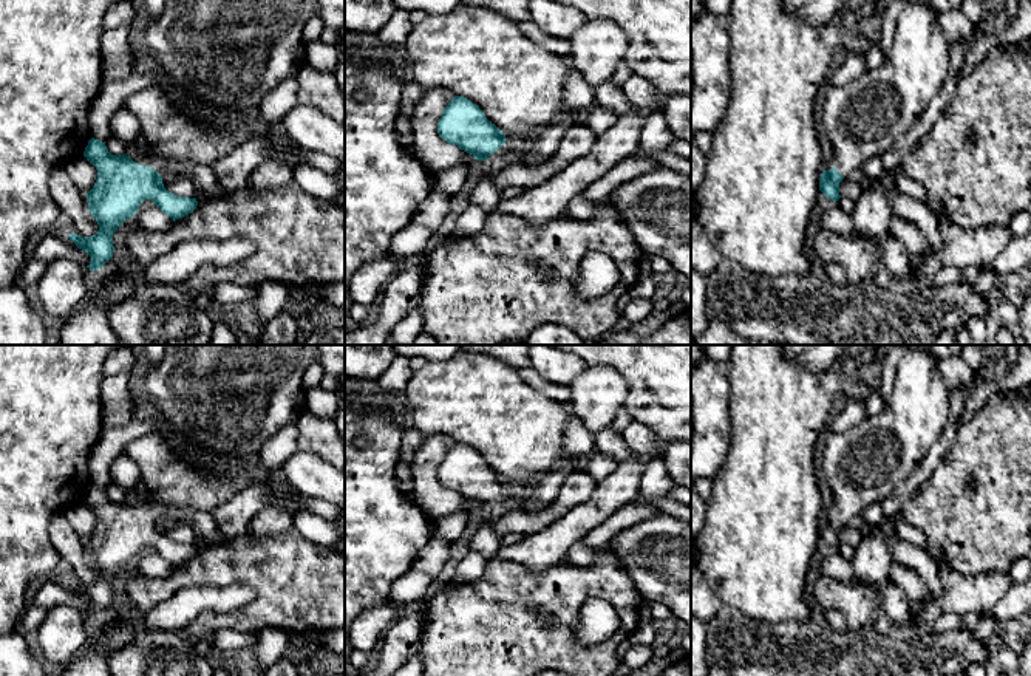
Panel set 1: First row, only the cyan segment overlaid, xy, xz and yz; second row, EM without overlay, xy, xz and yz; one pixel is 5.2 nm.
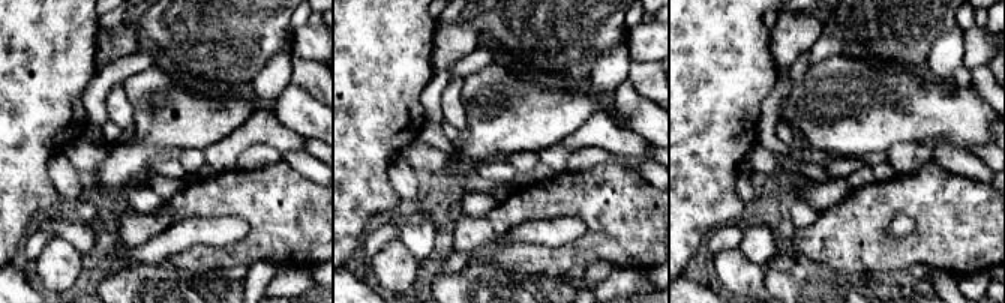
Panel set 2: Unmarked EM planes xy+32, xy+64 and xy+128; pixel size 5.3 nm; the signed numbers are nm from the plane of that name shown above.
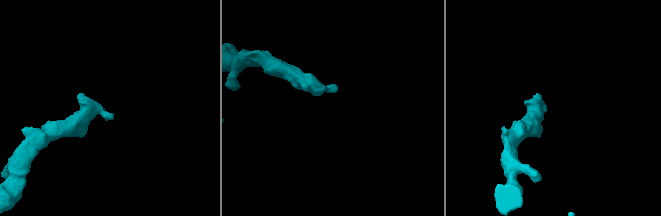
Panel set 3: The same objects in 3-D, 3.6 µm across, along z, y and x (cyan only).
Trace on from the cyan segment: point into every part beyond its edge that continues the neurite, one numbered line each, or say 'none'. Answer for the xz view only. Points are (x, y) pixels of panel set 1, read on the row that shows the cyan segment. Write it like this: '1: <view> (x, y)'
1: xz (506, 153)

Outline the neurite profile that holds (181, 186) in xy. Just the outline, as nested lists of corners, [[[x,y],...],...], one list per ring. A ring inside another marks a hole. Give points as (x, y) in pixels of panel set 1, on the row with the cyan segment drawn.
[[[162,178],[162,184],[168,192],[178,196],[185,198],[198,196],[196,189],[189,178],[176,178],[176,179]]]

